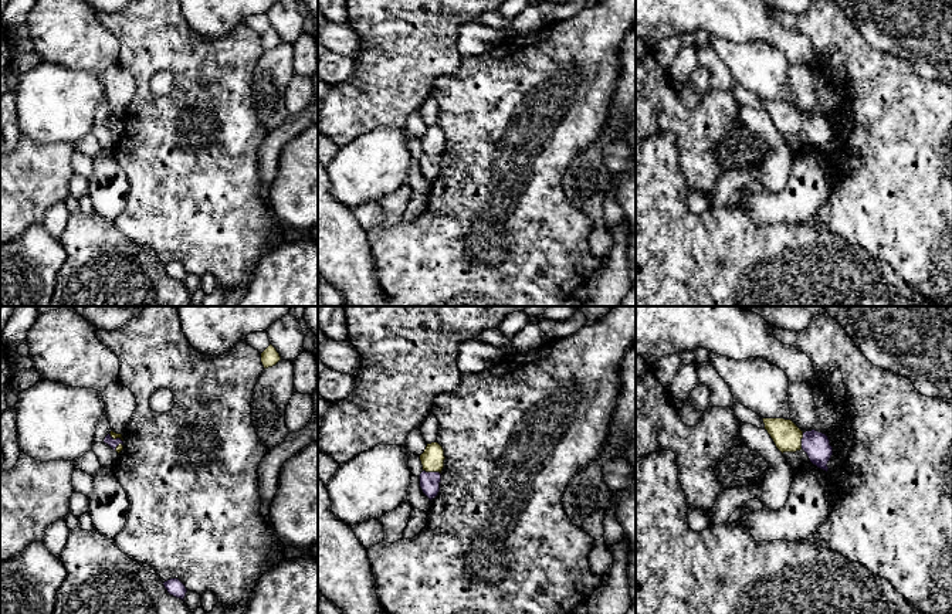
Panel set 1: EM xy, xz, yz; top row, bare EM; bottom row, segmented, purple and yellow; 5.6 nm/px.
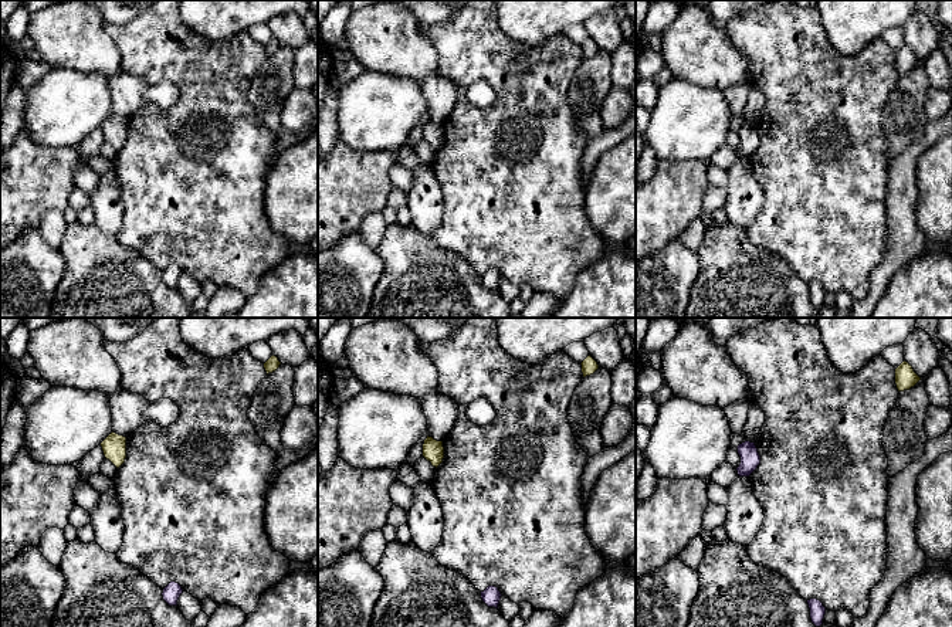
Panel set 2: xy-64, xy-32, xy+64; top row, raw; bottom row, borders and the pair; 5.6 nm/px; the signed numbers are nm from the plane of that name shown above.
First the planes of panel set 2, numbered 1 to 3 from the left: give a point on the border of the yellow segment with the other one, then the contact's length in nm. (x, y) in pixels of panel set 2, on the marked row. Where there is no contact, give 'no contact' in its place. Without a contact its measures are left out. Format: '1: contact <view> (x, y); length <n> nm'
1: no contact
2: no contact
3: no contact

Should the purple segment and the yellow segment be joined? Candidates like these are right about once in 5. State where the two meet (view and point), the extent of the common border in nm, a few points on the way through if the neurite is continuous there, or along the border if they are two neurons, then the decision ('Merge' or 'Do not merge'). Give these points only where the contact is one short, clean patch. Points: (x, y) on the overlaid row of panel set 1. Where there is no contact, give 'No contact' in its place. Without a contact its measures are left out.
Touches purple at xz (432, 472). Shared border 110 nm. Boundary: xz (423, 470), (440, 474). Do not merge

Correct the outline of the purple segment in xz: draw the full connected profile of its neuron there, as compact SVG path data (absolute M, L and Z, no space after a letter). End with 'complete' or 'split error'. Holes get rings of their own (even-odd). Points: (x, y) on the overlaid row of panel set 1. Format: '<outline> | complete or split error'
M423 471L419 478L423 493L430 501L434 499L440 492L441 474Z | complete

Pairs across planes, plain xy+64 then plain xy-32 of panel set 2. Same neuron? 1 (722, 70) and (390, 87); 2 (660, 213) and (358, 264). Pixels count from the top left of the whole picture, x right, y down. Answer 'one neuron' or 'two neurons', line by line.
1: two neurons
2: two neurons

